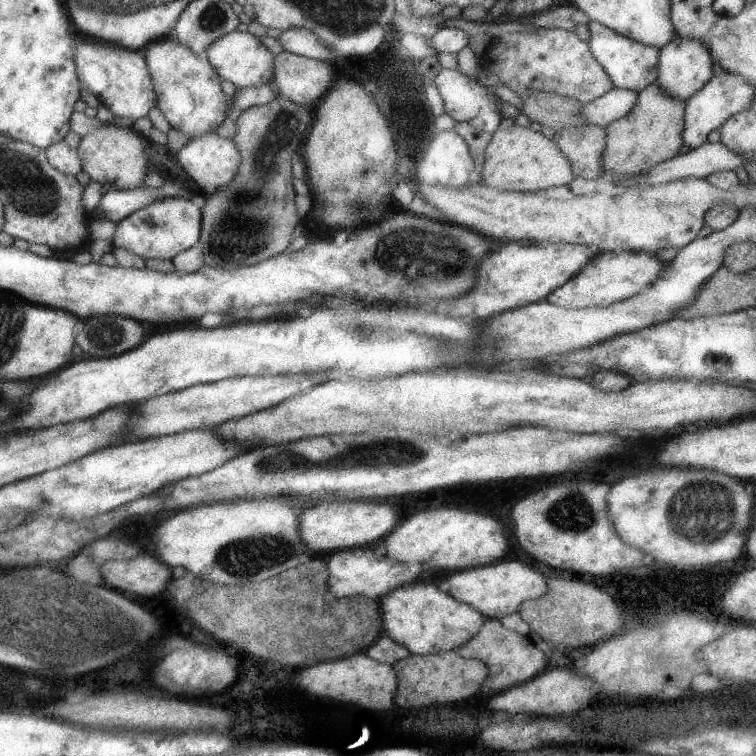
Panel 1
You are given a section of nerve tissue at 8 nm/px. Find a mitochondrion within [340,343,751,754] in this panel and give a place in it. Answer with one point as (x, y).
(701, 513)

